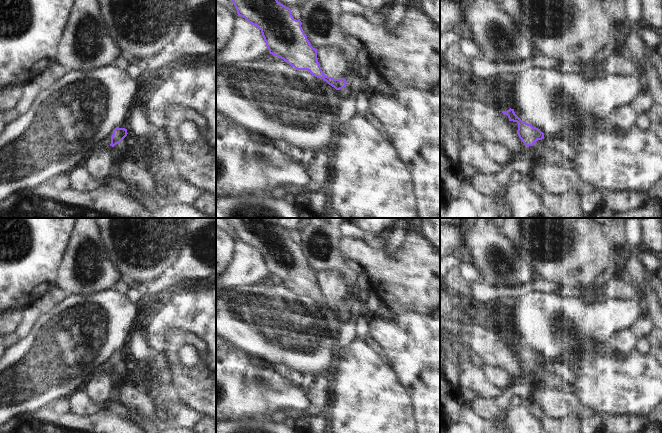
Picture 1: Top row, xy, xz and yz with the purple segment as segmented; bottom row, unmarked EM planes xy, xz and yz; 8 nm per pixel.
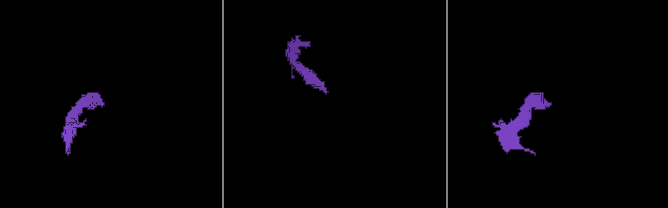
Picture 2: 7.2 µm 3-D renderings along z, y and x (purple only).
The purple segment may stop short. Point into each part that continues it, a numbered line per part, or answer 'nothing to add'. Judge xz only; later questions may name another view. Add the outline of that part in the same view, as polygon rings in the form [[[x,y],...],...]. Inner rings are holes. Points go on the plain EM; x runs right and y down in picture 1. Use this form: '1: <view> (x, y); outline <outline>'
1: xz (342, 317); outline [[[346,311],[340,313],[340,314],[337,314],[337,317],[338,317],[338,320],[339,320],[339,324],[342,324],[344,323],[345,321],[348,320],[348,314]]]

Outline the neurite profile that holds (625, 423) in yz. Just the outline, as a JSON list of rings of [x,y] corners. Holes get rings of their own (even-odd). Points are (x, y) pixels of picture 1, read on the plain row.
[[[621,414],[606,417],[603,430],[606,433],[637,433],[647,424],[648,419],[638,414]]]

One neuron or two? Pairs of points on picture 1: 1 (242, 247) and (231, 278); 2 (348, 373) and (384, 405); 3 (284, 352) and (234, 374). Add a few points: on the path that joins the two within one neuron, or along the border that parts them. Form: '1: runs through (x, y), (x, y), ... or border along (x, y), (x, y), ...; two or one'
1: runs through (242, 255), (242, 267), (239, 270); one
2: runs through (357, 382), (375, 400); one
3: border along (243, 351), (253, 353), (267, 362); two

